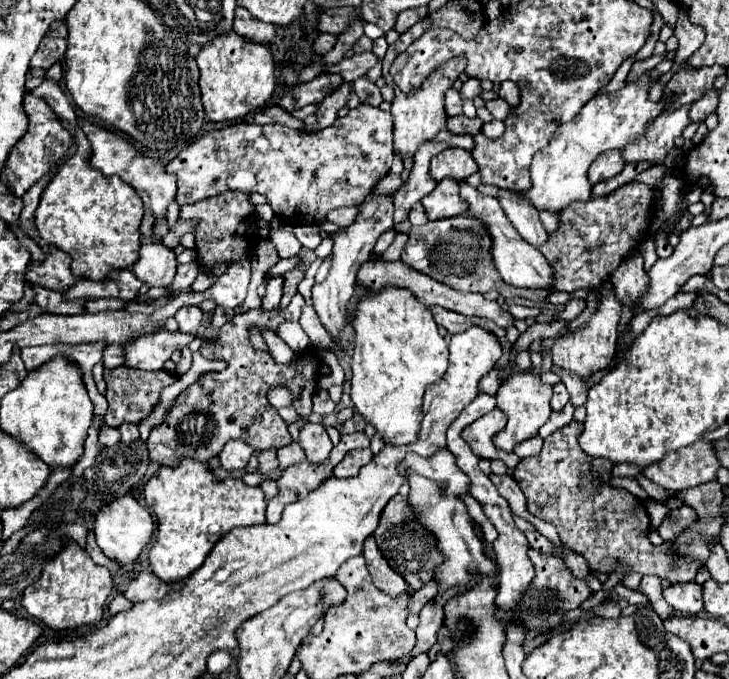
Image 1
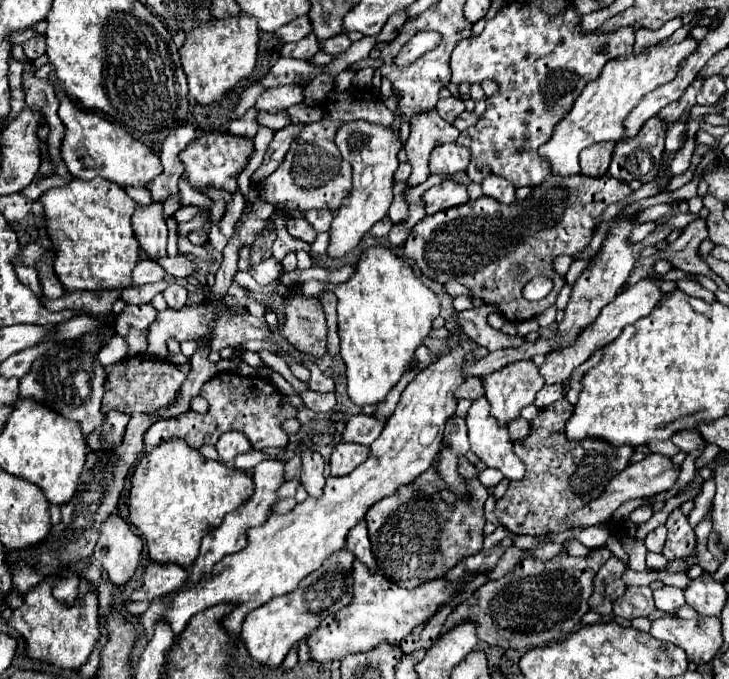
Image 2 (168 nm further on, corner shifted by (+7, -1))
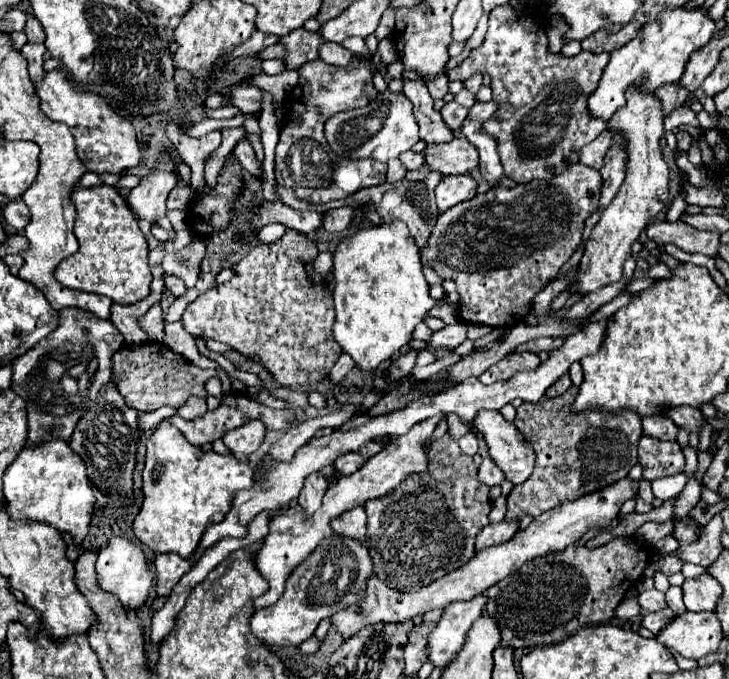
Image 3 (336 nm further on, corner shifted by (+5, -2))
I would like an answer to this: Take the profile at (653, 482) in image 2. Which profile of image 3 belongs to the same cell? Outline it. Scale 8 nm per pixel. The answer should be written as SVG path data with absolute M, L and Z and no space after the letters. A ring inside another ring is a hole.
M625 477L625 479L621 479L617 483L611 483L611 485L599 489L595 493L583 495L583 497L579 497L575 501L561 503L561 505L537 515L527 529L517 531L509 541L487 547L485 551L477 553L467 565L459 567L453 573L443 575L441 579L433 581L427 587L421 587L415 593L393 591L393 589L385 587L385 583L381 583L377 579L377 575L373 575L373 579L369 579L369 583L367 583L367 593L361 599L361 603L355 603L355 605L345 607L343 611L337 611L337 615L333 615L333 625L347 639L349 635L355 635L357 631L361 631L361 627L367 627L367 625L373 625L373 623L399 623L399 621L423 615L423 613L427 613L431 609L445 607L445 605L449 605L453 601L471 599L471 597L487 591L497 581L505 579L509 573L517 571L523 563L527 563L527 561L531 561L535 557L547 555L549 551L561 551L561 549L573 545L589 529L607 527L613 521L613 517L619 515L619 509L623 505L623 501L629 499L629 497L635 497L635 493L637 493L637 485L633 485L631 479Z

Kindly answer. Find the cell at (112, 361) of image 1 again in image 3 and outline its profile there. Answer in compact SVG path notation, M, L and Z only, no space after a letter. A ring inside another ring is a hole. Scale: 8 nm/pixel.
M160 302L155 303L147 311L147 315L139 319L139 325L149 335L149 341L161 341L163 339L163 315Z

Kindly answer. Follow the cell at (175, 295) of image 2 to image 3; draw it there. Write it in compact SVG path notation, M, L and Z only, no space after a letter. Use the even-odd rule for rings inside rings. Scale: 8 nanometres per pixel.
M165 273L165 275L163 275L163 281L165 281L165 289L167 289L173 297L181 297L181 295L185 293L185 283L183 283L179 277Z

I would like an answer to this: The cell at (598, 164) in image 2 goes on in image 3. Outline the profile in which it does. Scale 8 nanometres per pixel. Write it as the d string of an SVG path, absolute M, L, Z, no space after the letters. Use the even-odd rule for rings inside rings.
M603 131L593 143L585 145L585 149L581 151L579 161L585 163L585 165L589 165L589 167L593 167L593 169L601 169L601 163L603 163L603 159L605 159L605 155L607 155L611 143L613 143L611 131Z

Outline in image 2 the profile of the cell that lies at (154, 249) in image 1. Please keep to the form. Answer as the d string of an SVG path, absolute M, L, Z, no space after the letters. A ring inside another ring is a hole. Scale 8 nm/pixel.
M161 204L137 206L133 214L133 232L139 248L151 260L167 256L167 224Z

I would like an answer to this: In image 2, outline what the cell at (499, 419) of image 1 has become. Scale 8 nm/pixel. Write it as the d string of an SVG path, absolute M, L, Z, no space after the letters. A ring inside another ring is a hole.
M477 398L465 416L471 452L487 466L501 470L507 480L519 480L525 464L515 456L507 430L495 422L489 410L487 398Z

